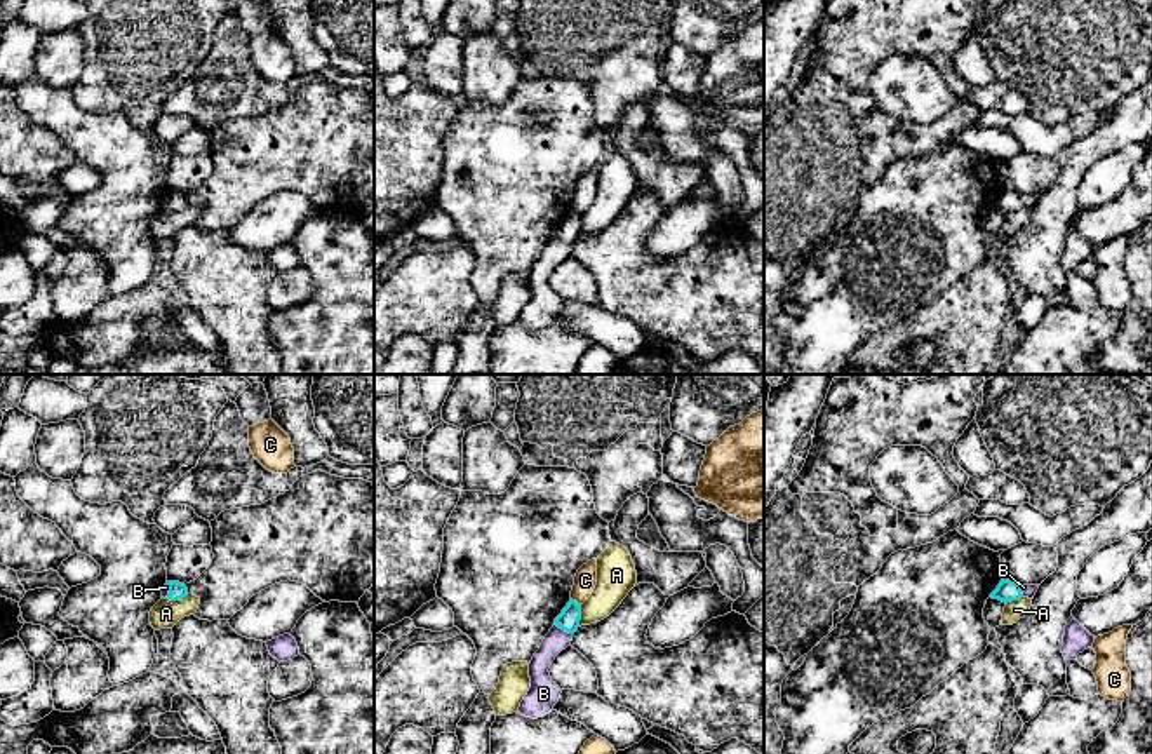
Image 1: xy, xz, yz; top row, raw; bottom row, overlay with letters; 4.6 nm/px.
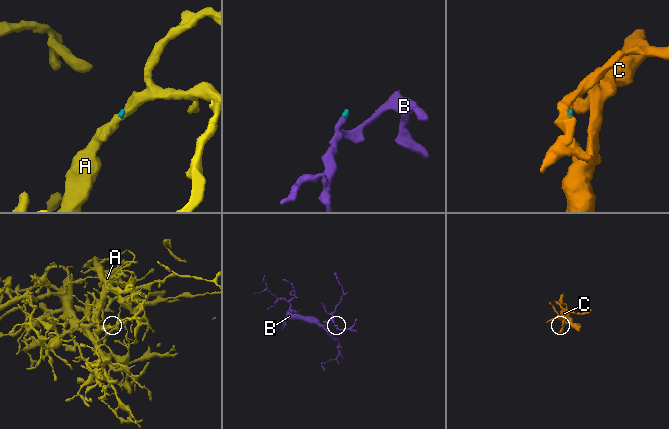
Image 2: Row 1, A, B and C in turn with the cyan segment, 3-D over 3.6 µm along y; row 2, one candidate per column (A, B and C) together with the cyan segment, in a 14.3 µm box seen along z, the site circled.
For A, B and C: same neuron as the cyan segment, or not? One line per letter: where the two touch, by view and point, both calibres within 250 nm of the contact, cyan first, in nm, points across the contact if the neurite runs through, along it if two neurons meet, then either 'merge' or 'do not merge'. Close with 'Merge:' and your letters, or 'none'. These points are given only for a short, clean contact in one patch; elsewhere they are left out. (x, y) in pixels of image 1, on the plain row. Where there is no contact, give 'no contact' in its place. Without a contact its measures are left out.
A: meets cyan in xz at (580, 225); 100 nm thick on the cyan side, 180 nm on the other; border along xz (582, 215), (578, 235); do not merge
B: meets cyan in xz at (564, 239); 100 nm thick on the cyan side, 110 nm on the other; runs through xz (568, 230), (564, 239), (557, 249); merge
C: meets cyan in xz at (575, 211); 100 nm thick on the cyan side, 110 nm on the other; border along xz (571, 208), (580, 215); do not merge
Merge: B

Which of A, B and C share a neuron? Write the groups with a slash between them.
A / B / C

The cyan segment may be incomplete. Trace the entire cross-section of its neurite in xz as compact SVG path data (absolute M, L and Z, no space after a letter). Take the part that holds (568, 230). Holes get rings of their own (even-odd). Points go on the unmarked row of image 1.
M571 209L555 228L555 235L545 246L539 259L529 273L531 298L519 317L522 326L538 329L552 322L553 315L559 312L562 300L552 291L548 279L555 266L571 256L579 230L581 214Z

